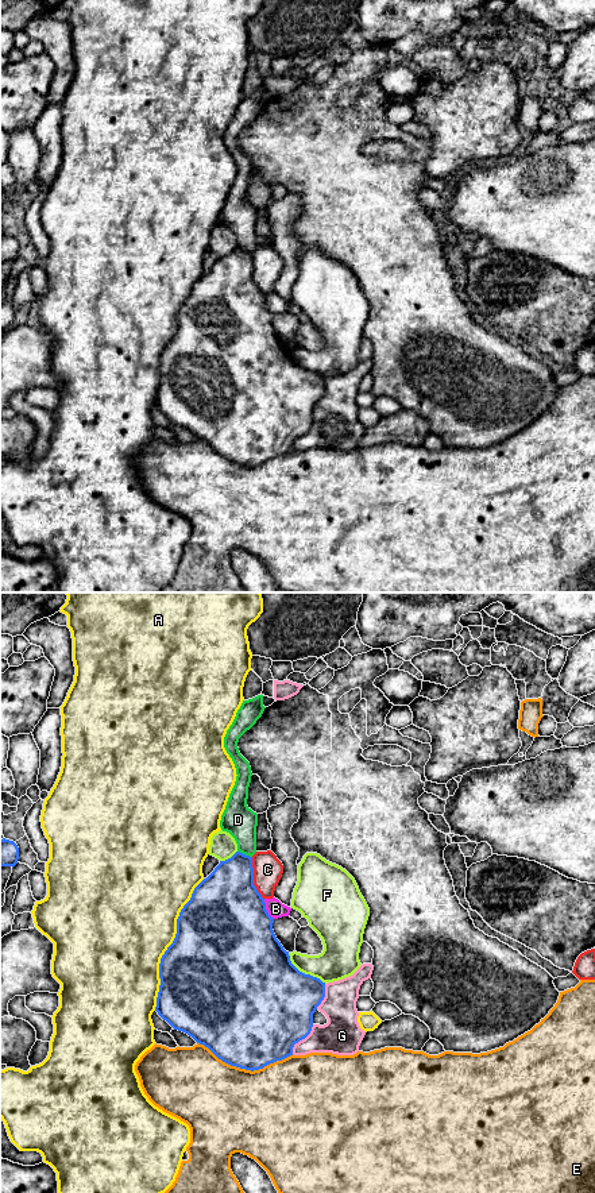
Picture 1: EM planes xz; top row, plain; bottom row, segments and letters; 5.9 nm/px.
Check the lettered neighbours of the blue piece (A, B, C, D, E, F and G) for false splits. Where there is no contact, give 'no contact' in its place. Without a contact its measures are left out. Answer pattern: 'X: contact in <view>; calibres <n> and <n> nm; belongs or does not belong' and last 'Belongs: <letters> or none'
A: contact in xz; calibres 500 and 480 nm; does not belong
B: contact in xz; calibres 500 and 100 nm; does not belong
C: contact in xz; calibres 460 and 180 nm; does not belong
D: contact in xz; calibres 320 and 190 nm; does not belong
E: contact in xz; calibres 500 and 500 nm; does not belong
F: contact in xz; calibres 480 and 220 nm; does not belong
G: contact in xz; calibres 500 and 240 nm; does not belong
Belongs: none

